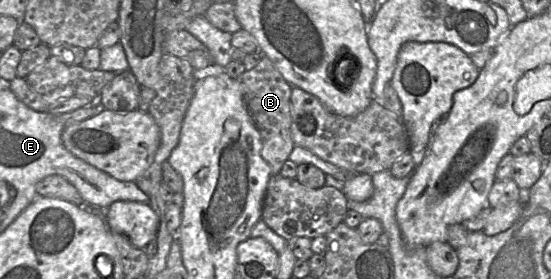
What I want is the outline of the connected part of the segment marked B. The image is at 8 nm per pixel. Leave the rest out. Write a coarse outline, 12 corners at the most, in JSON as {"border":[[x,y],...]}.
{"border":[[265,55],[236,80],[279,175],[295,146],[292,86]]}

